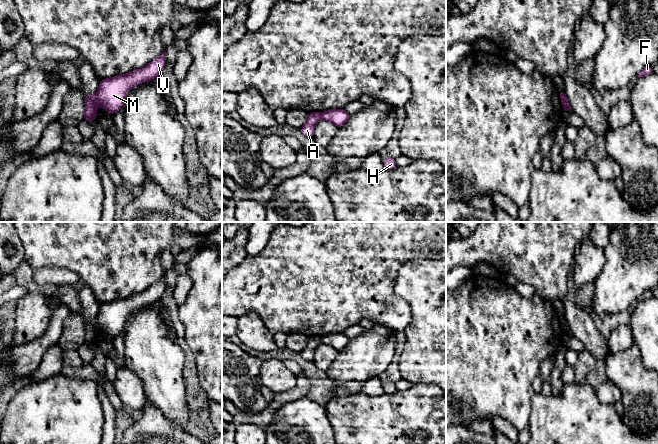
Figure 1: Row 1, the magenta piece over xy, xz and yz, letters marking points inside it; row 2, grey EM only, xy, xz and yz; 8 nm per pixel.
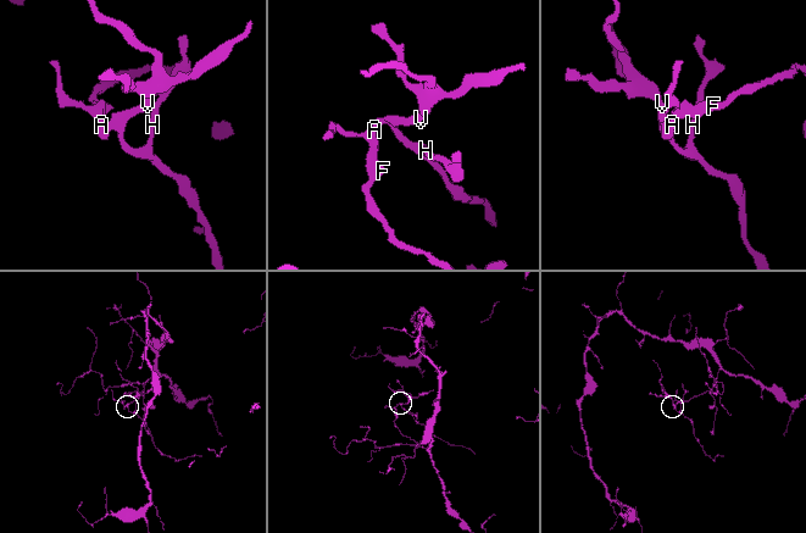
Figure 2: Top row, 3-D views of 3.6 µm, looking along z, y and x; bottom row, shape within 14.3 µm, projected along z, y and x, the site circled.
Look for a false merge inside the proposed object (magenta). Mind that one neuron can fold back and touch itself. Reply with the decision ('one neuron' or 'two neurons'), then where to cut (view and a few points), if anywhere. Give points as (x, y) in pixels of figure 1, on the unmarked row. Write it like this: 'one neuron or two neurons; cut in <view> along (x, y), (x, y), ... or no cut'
two neurons; cut in xy along (95, 319), (98, 327)

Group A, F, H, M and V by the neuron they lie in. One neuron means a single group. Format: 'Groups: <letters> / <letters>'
Groups: A F / H M V

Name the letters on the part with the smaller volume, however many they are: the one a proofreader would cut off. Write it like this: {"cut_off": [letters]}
{"cut_off": ["H", "M", "V"]}

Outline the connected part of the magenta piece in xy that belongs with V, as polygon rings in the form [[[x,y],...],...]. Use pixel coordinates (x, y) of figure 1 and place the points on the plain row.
[[[165,275],[140,293],[127,298],[102,303],[96,317],[98,328],[112,339],[124,329],[128,315],[143,306],[157,302],[165,290]]]

